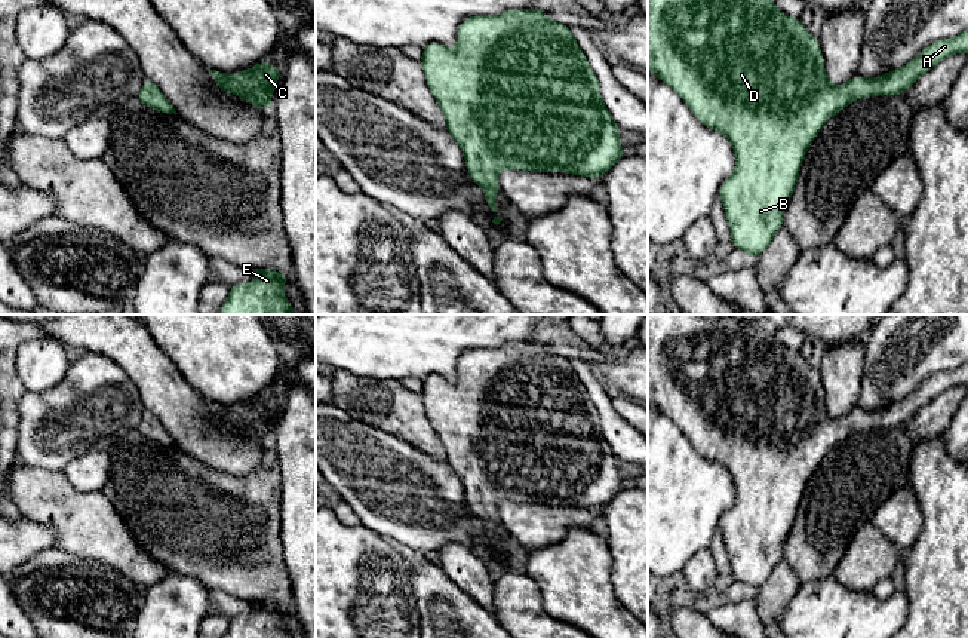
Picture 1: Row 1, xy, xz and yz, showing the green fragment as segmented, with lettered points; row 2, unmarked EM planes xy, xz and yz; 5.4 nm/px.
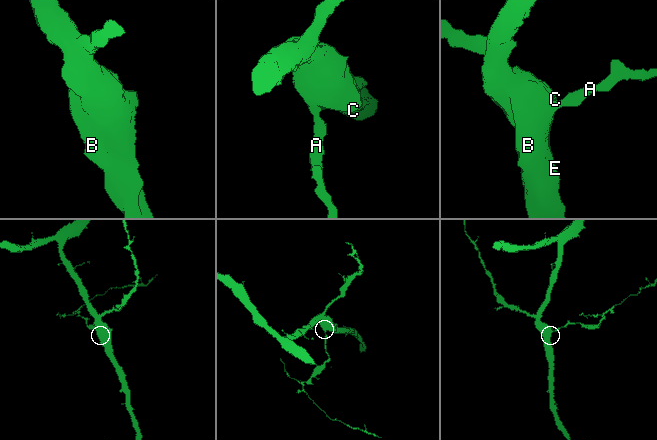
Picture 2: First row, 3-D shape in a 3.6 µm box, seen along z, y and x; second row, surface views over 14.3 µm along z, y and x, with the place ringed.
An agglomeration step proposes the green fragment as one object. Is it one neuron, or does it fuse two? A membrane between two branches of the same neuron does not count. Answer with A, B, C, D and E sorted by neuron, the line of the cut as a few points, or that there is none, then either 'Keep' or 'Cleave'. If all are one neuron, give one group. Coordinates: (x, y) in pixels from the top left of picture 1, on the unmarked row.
Groups: A B C D E. No split. Keep

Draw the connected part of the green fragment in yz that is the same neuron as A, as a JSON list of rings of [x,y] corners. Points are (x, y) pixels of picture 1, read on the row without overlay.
[[[648,315],[648,402],[669,417],[709,461],[722,464],[732,476],[735,501],[723,513],[719,531],[731,562],[731,576],[756,592],[783,558],[783,543],[793,528],[806,482],[824,456],[858,430],[900,429],[943,392],[968,384],[968,361],[953,371],[928,377],[909,396],[881,410],[854,408],[833,418],[824,402],[820,374],[799,350],[780,344],[763,323],[731,316],[709,320],[700,315]]]

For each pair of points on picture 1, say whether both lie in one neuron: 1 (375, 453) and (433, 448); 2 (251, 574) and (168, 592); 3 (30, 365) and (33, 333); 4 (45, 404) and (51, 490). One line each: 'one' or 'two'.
1: two
2: two
3: two
4: two

